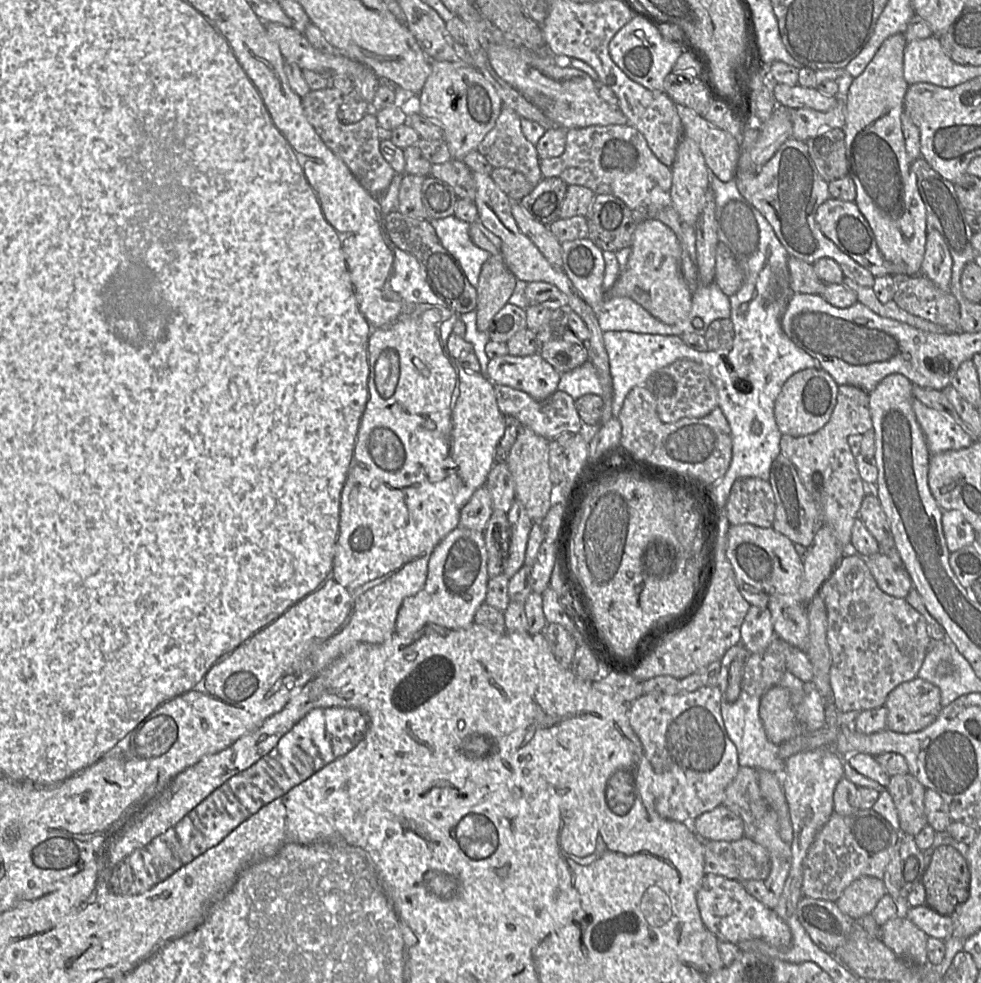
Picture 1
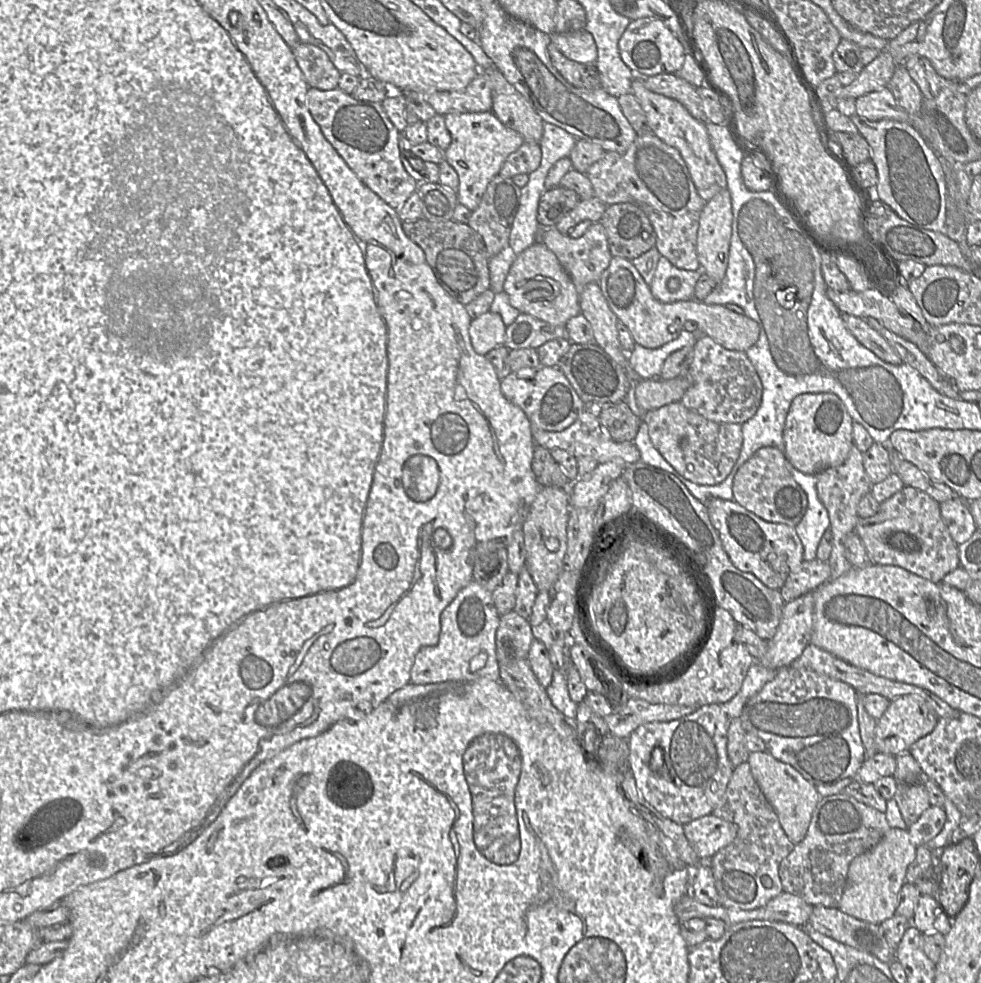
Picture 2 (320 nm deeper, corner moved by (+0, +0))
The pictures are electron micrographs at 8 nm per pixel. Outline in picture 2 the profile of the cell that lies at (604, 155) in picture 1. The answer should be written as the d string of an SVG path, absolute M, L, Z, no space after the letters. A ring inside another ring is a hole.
M654 134L638 135L625 152L606 152L585 175L592 183L593 198L606 205L631 203L643 210L656 234L655 247L671 264L683 270L700 269L697 232L706 202L698 195L686 163L676 148Z

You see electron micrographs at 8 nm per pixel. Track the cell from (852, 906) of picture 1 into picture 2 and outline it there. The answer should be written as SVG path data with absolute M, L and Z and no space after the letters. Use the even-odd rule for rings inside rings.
M890 828L871 849L857 856L849 865L844 891L838 909L859 920L880 924L895 914L908 866L917 847L910 841L907 829Z

